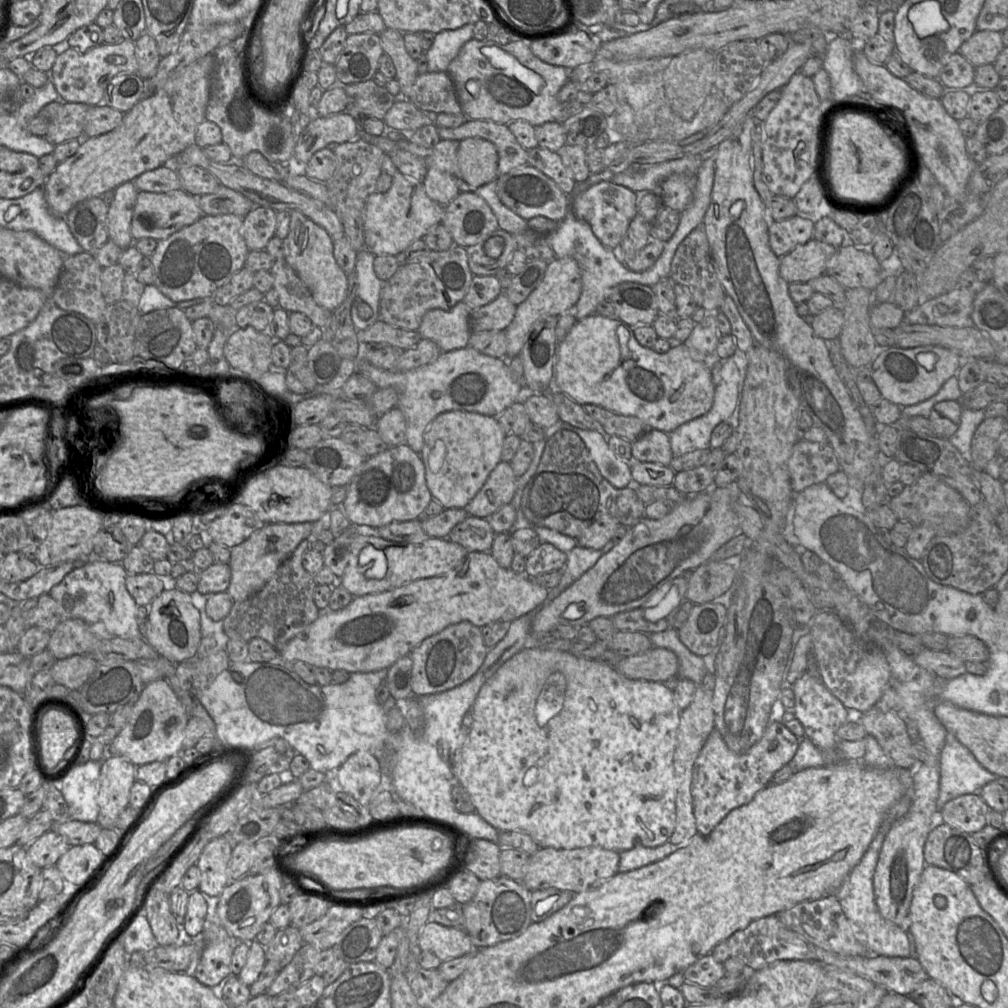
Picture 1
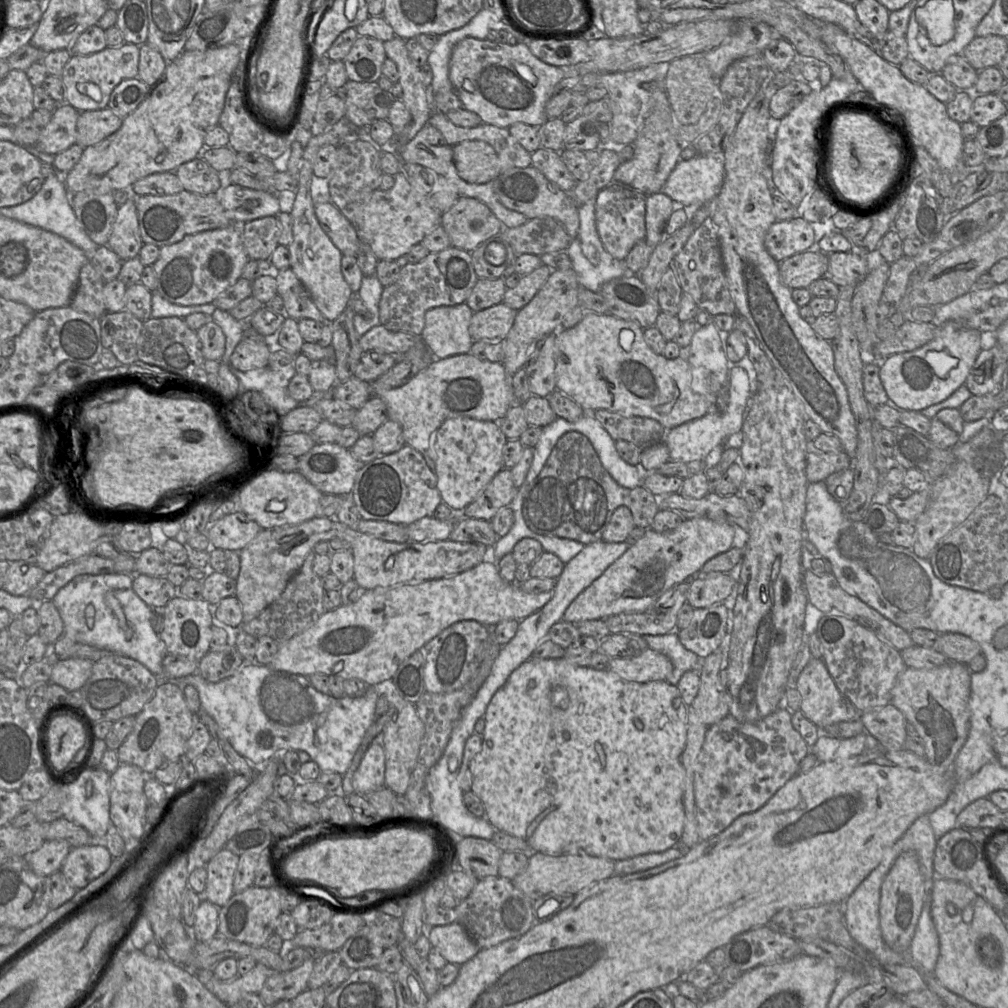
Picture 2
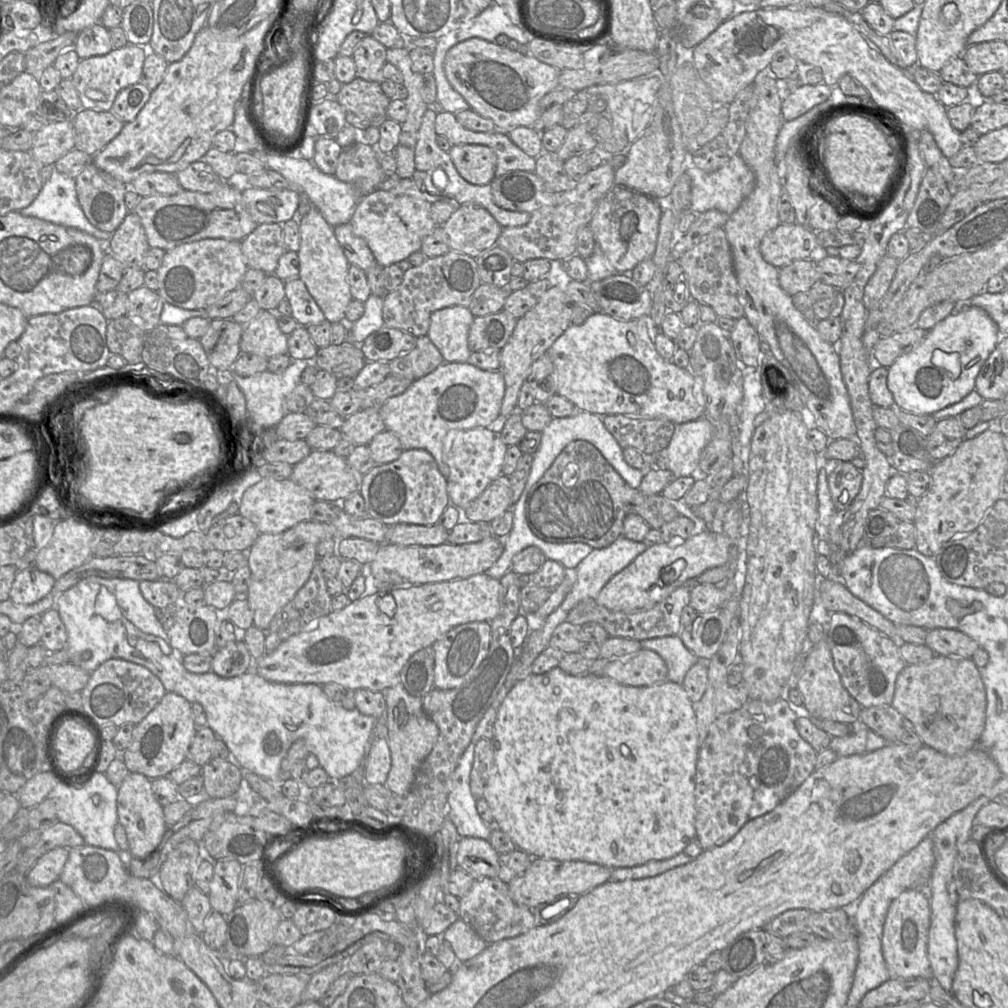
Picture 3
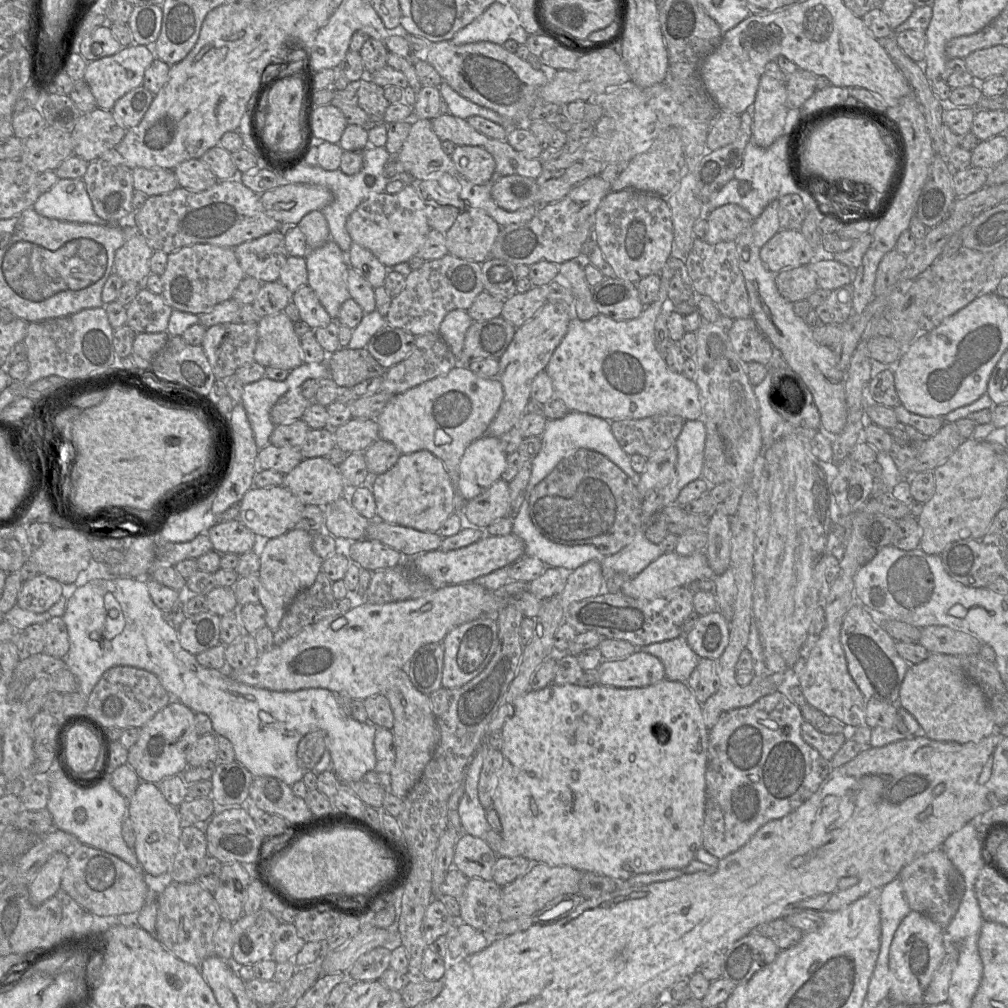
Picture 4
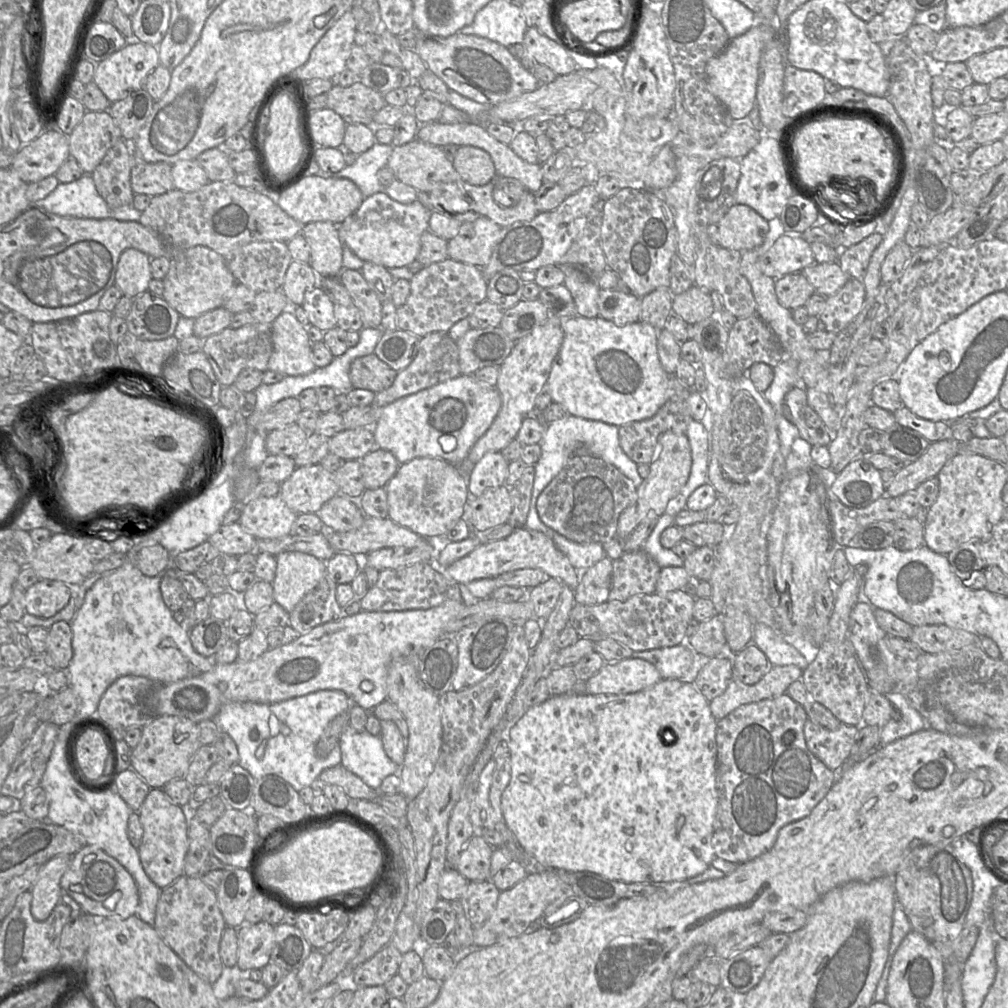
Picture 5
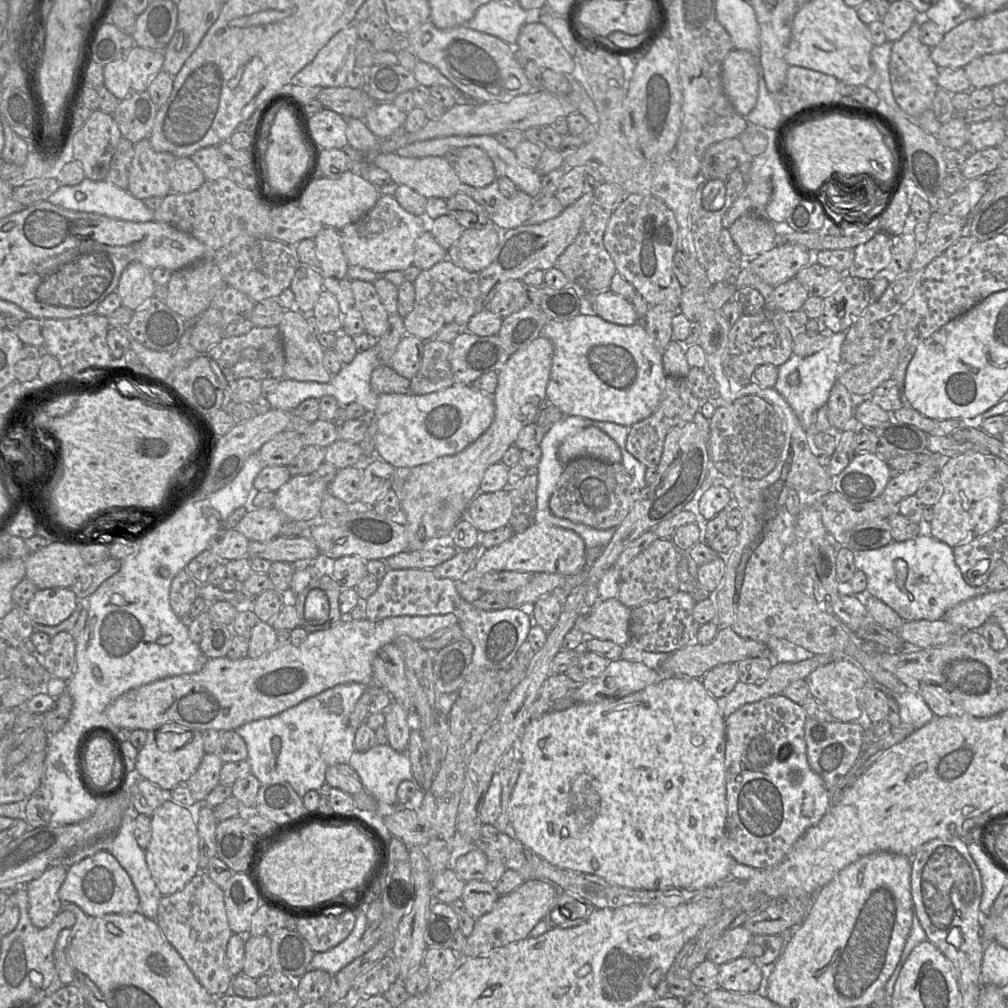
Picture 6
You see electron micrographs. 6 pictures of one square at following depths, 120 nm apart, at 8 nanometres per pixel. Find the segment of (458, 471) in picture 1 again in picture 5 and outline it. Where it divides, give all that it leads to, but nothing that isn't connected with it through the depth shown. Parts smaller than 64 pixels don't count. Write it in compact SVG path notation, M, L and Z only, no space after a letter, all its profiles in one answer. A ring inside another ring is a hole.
M488 452L473 467L468 482L471 496L479 497L486 490L505 485L509 462L501 452Z

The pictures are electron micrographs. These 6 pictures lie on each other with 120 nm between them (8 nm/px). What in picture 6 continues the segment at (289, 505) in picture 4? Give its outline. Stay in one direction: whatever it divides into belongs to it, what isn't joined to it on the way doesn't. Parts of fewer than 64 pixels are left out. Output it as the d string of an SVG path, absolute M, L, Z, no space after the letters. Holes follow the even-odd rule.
M275 507L254 508L247 511L235 529L250 541L265 542L277 537L286 521Z

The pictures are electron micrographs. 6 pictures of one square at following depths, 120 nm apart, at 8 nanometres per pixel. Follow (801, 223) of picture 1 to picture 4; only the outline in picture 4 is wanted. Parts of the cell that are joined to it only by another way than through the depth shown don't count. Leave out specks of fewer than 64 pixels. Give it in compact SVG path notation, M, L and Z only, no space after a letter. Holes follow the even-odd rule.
M781 229L760 250L760 258L773 274L786 269L809 266L817 252L797 230Z

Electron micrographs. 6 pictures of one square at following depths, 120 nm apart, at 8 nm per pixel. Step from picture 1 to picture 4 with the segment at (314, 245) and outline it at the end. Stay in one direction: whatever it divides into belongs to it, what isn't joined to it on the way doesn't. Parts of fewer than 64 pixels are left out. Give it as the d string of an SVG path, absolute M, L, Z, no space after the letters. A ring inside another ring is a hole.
M330 239L316 249L309 249L305 259L307 285L313 289L332 320L337 320L342 304L350 298L346 254Z

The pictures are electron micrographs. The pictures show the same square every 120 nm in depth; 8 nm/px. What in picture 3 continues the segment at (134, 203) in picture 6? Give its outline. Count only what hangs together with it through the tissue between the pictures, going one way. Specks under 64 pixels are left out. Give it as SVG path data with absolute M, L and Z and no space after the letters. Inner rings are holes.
M55 167L38 196L19 213L81 230L98 239L106 248L113 234L90 224L79 204L75 179L58 172Z

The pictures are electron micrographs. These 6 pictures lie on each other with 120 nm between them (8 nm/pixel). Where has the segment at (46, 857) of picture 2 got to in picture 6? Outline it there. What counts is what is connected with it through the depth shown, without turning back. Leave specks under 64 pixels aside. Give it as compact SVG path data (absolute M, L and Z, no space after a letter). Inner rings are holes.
M64 866L51 867L25 886L29 898L29 916L35 927L49 926L61 911L59 889L67 871L68 868Z

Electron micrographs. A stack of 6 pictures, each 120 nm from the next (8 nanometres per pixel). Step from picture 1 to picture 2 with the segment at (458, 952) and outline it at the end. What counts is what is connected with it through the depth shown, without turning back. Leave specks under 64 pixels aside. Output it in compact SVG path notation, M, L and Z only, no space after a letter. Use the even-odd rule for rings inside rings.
M458 922L427 928L427 937L448 963L461 966L481 949Z

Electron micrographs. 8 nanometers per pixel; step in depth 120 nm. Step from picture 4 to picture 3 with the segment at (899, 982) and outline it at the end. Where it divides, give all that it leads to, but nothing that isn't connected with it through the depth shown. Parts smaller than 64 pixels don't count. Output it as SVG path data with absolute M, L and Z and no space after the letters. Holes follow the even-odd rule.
M908 889L892 901L883 925L881 942L890 978L909 980L923 977L934 979L928 959L929 927L930 906L926 890Z

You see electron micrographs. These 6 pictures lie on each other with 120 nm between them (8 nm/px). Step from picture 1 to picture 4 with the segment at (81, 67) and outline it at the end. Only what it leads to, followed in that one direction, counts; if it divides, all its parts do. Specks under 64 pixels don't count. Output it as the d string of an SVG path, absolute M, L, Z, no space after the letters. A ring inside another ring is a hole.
M132 44L123 47L118 53L87 64L84 81L89 85L96 100L96 106L112 110L118 99L132 89L142 86L144 73L156 56L151 46Z

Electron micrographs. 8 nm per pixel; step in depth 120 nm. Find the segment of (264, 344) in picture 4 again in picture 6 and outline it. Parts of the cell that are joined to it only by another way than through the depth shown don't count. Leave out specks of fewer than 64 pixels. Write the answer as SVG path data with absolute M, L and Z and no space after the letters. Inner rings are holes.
M287 311L278 328L284 345L284 377L328 383L334 375L325 368L324 348L310 331L306 319L298 313Z

